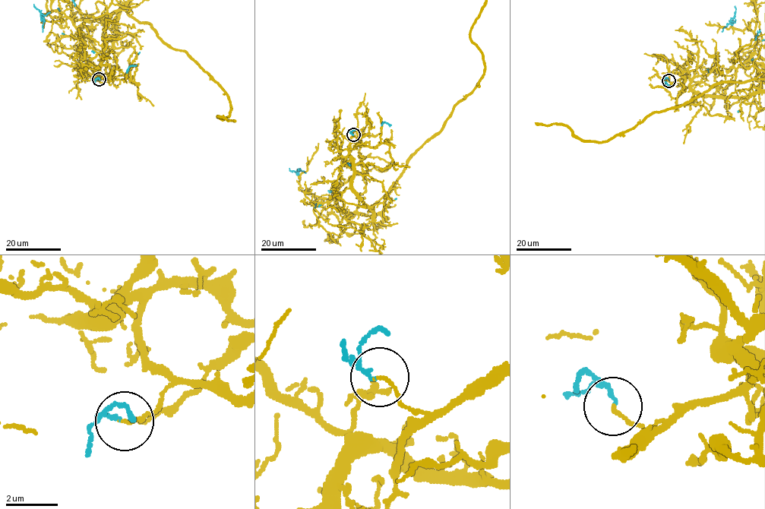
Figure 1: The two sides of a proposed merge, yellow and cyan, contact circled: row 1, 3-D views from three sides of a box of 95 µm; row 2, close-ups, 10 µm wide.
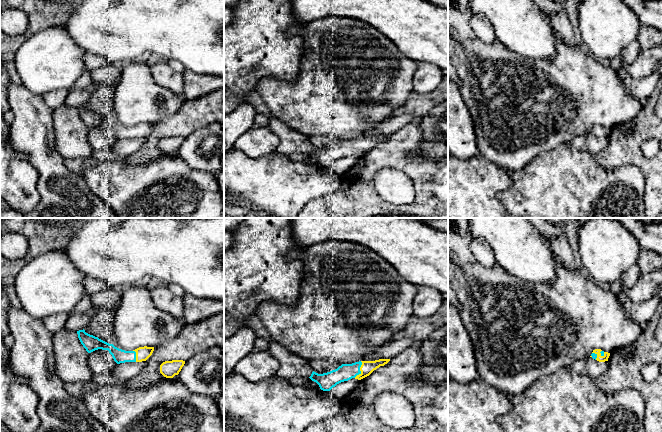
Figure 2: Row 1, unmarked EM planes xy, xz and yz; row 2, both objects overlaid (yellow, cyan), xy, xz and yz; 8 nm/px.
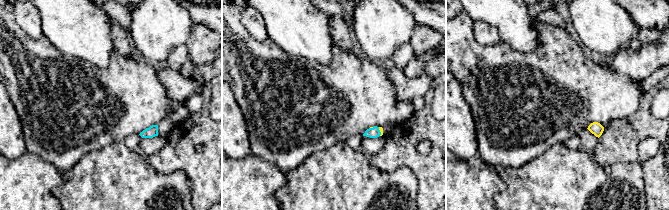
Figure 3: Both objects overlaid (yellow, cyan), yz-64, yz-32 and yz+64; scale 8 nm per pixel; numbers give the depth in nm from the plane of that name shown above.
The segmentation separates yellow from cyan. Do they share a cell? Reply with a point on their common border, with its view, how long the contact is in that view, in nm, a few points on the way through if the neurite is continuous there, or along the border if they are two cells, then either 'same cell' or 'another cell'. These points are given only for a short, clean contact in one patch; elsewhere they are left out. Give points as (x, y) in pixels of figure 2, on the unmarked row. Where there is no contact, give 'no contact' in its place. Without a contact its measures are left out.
xz (360, 146) | 150 nm | another cell

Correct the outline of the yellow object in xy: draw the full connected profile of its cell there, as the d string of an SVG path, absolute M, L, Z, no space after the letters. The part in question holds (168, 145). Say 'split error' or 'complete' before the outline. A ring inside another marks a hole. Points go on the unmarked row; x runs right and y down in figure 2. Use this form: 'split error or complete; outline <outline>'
complete; outline M183 136L165 137L160 141L160 149L166 154L173 154L179 150L184 140Z

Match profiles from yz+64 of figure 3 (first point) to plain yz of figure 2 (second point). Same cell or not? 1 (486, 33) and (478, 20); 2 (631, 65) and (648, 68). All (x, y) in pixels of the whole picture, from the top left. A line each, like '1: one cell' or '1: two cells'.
1: one cell
2: one cell

